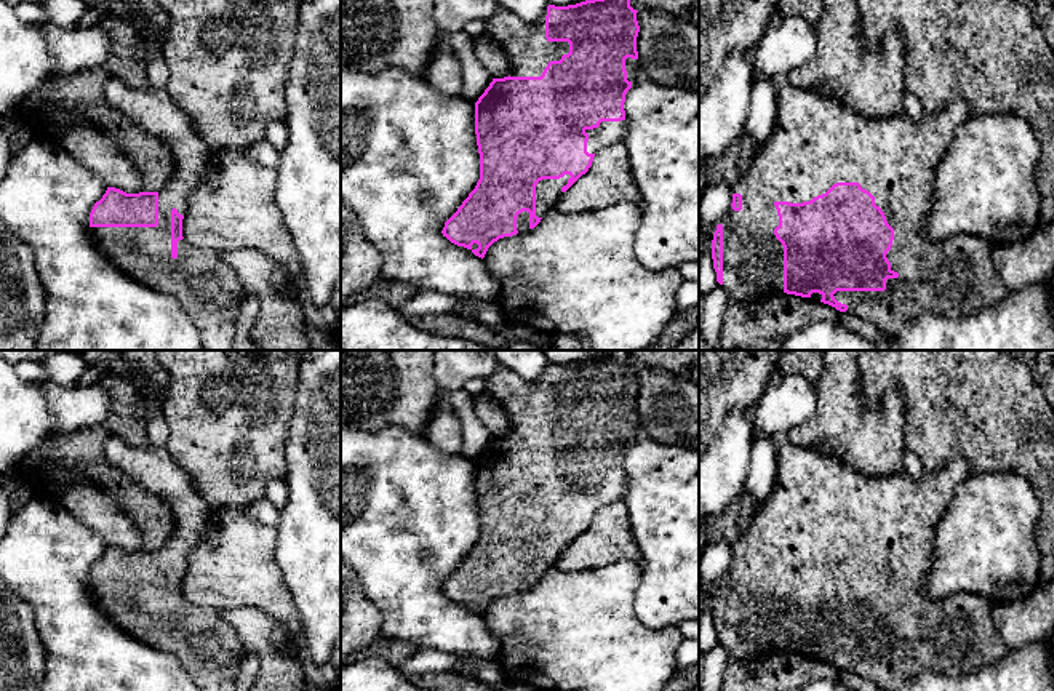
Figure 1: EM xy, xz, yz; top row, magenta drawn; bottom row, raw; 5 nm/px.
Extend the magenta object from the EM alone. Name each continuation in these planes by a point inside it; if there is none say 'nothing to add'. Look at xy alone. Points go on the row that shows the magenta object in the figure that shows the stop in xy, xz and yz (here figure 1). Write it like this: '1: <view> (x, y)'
1: xy (208, 288)

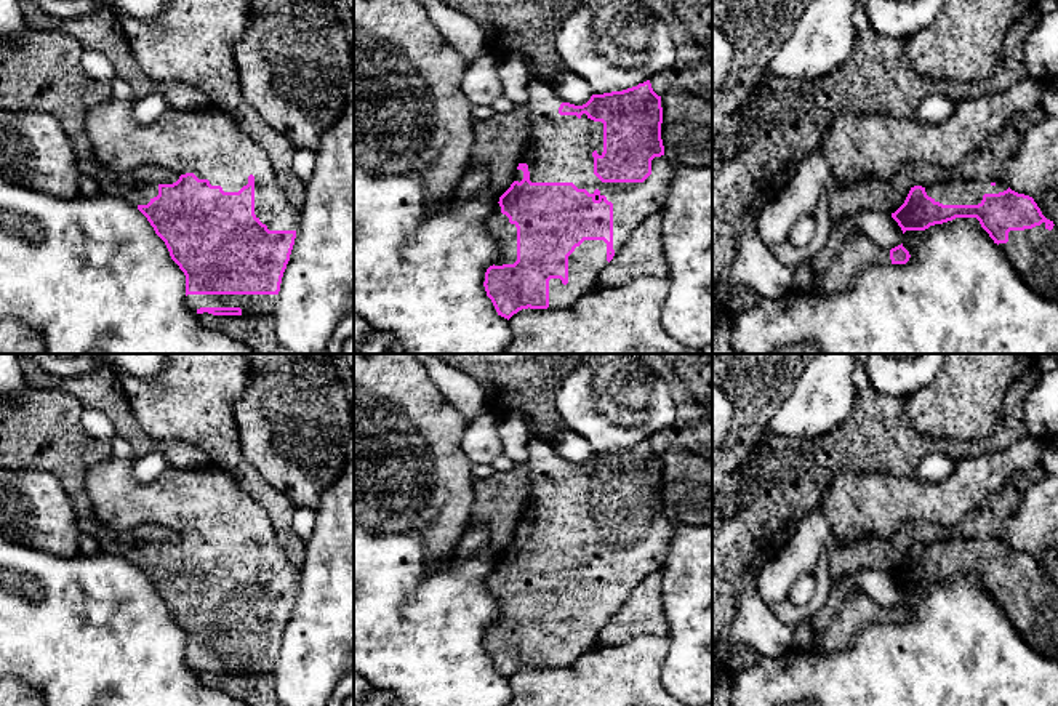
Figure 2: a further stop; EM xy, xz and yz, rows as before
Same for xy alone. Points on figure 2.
1: xy (208, 143)
2: xy (138, 194)

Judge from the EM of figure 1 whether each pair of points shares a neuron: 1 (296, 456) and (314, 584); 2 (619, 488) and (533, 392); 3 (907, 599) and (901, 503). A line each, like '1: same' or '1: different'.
1: same
2: same
3: same

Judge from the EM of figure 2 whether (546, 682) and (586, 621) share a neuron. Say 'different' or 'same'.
different

